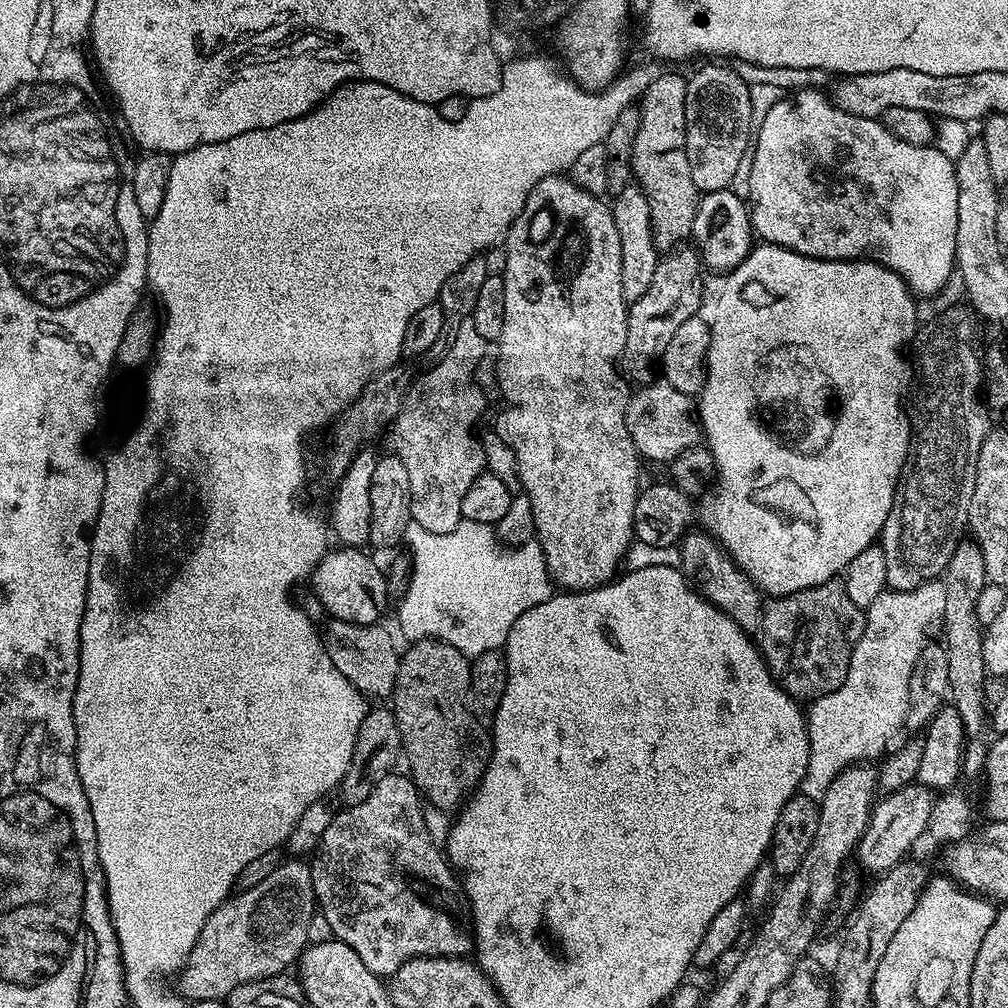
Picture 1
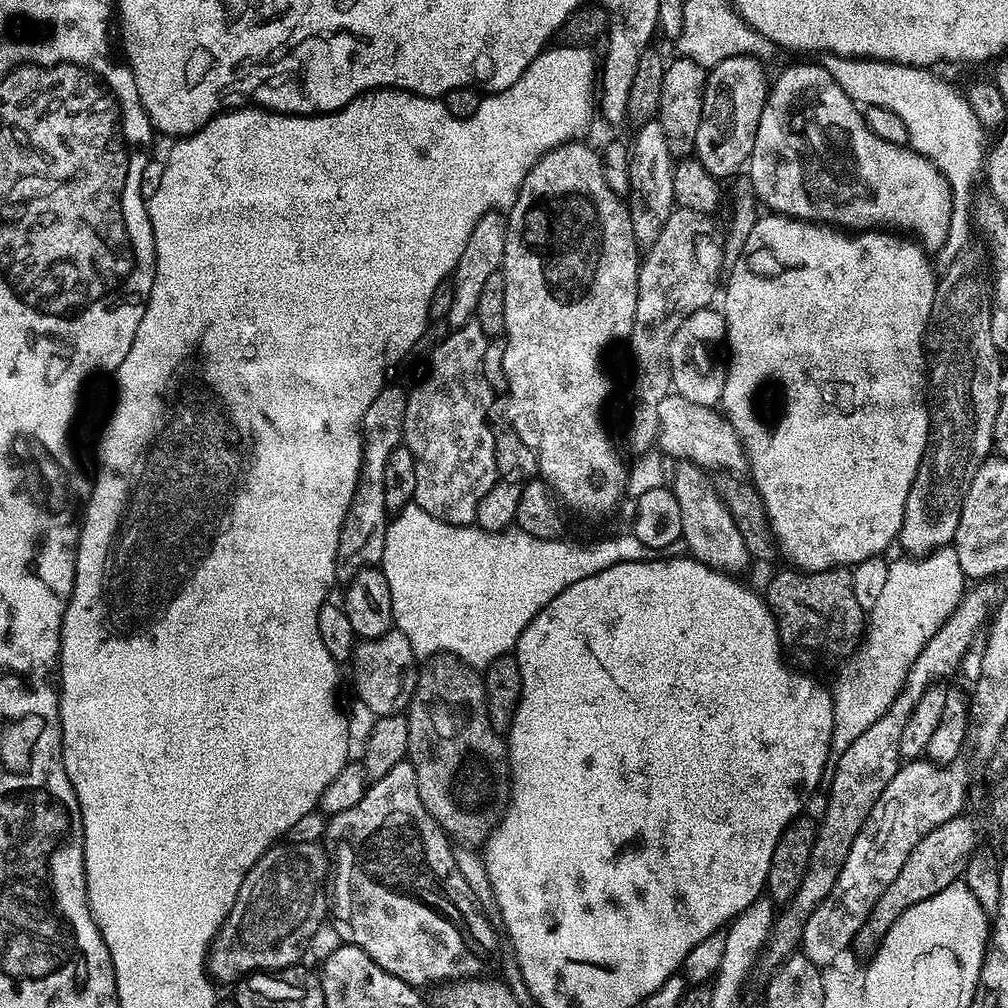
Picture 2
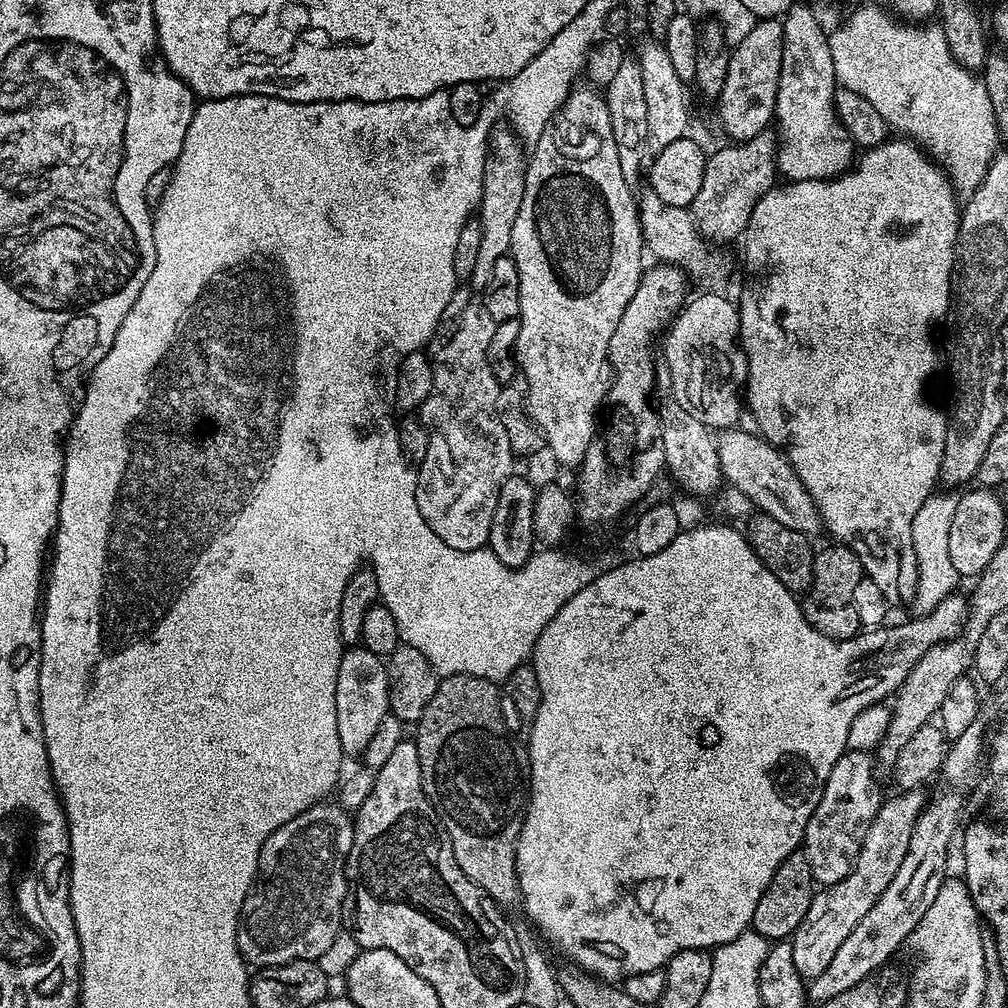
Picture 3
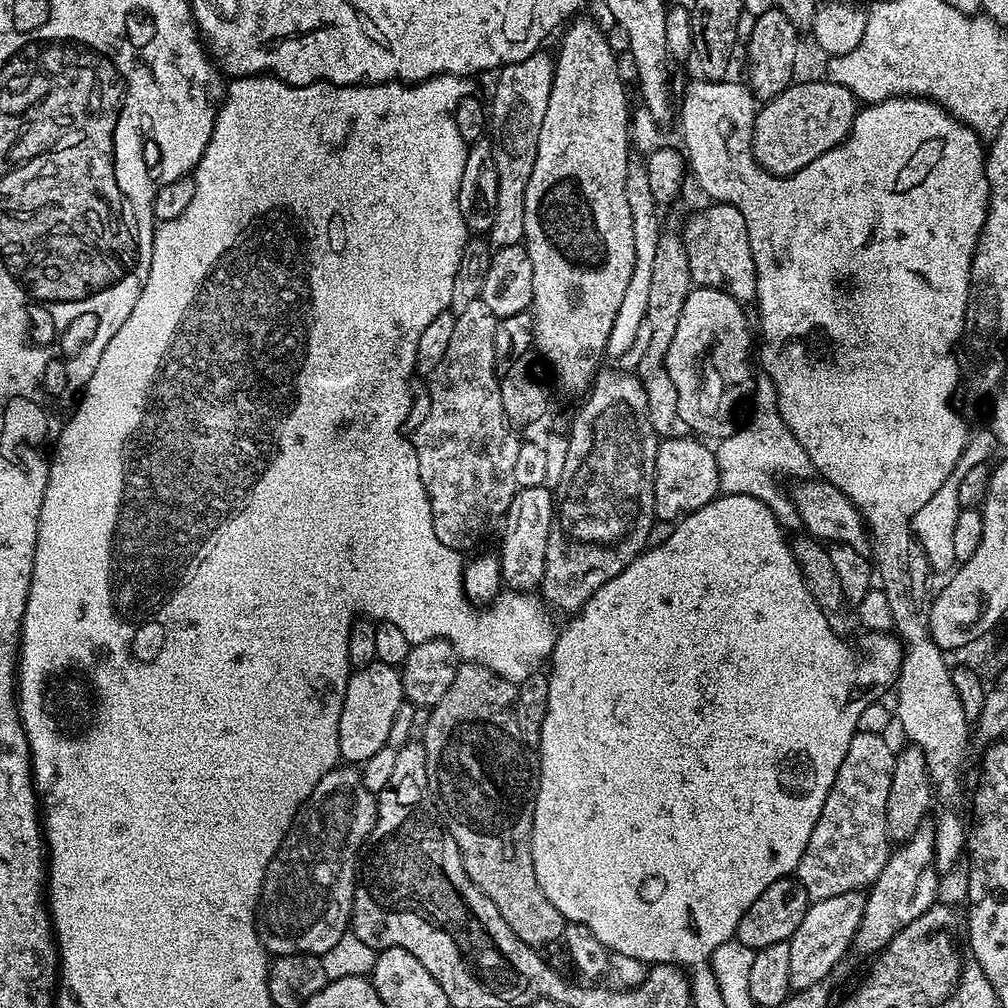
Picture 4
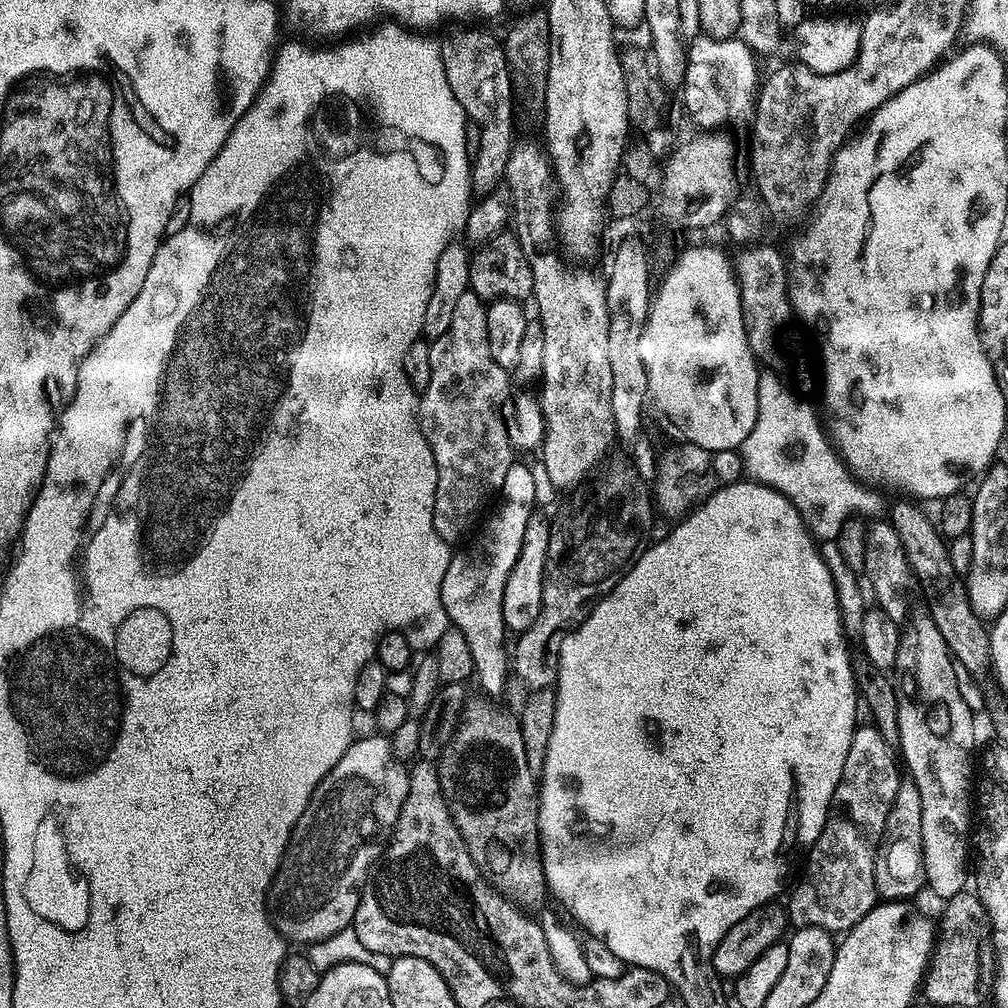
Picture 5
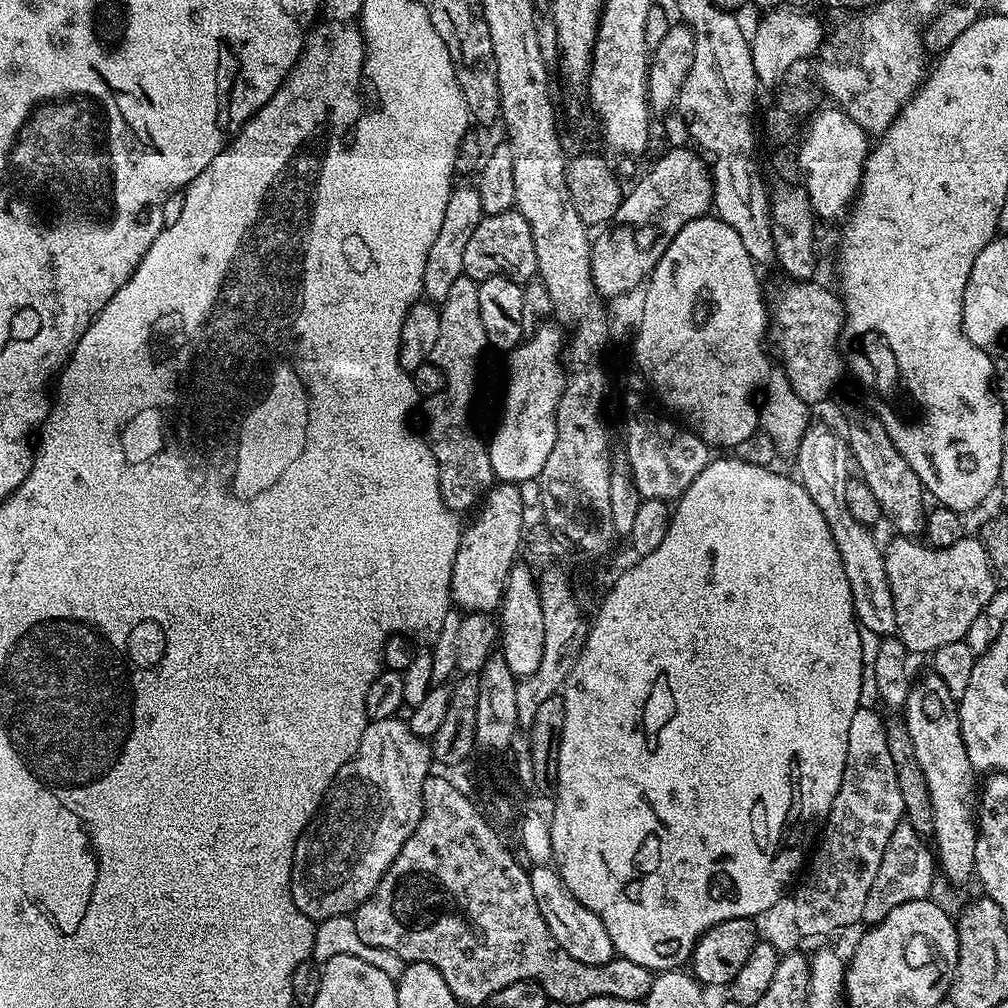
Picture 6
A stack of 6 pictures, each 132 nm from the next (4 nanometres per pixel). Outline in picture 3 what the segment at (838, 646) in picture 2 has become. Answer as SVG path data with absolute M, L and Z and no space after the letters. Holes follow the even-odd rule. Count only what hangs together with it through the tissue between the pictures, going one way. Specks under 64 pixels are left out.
M839 542L829 543L829 548L824 548L815 553L814 578L812 587L808 589L802 600L804 617L818 629L822 634L834 638L837 642L847 642L849 638L861 631L862 625L858 614L854 614L854 589L858 587L858 582L865 575L864 567L860 565L860 560L845 544Z

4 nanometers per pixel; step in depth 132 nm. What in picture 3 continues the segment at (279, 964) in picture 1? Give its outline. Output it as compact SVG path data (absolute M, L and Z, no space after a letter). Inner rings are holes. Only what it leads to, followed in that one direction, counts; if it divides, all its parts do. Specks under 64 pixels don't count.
M321 802L310 806L304 812L298 813L290 822L286 822L281 828L274 830L274 834L270 834L270 838L266 838L266 842L262 846L260 861L258 862L258 872L256 873L256 882L252 885L252 891L249 892L246 902L242 906L238 930L236 931L238 950L244 955L244 959L249 965L259 966L260 968L273 968L275 964L288 964L291 960L317 961L319 956L329 949L335 936L342 931L342 913L344 911L344 901L348 895L346 865L348 862L348 852L352 849L354 820L336 802L328 803Z

